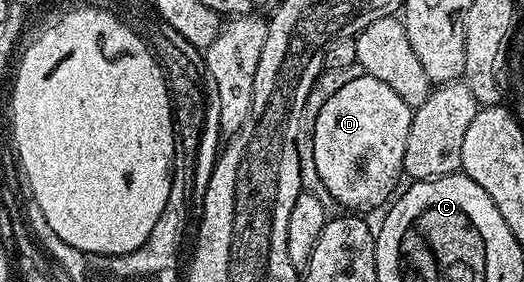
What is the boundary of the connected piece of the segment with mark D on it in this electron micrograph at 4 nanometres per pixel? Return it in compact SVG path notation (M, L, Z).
M364 72L358 73L358 75L358 78L353 78L350 82L343 83L342 86L318 108L317 119L313 122L313 166L317 169L317 178L325 185L326 192L329 193L339 205L346 206L346 208L349 209L346 211L349 212L365 212L361 210L373 210L376 206L381 205L381 207L384 207L386 203L394 197L395 191L398 189L397 181L403 178L403 152L407 152L407 132L411 132L411 120L413 119L414 111L414 107L408 106L403 100L403 96L399 96L399 92L394 92L393 89L387 88L387 84L383 84L383 80L375 80L375 76Z

